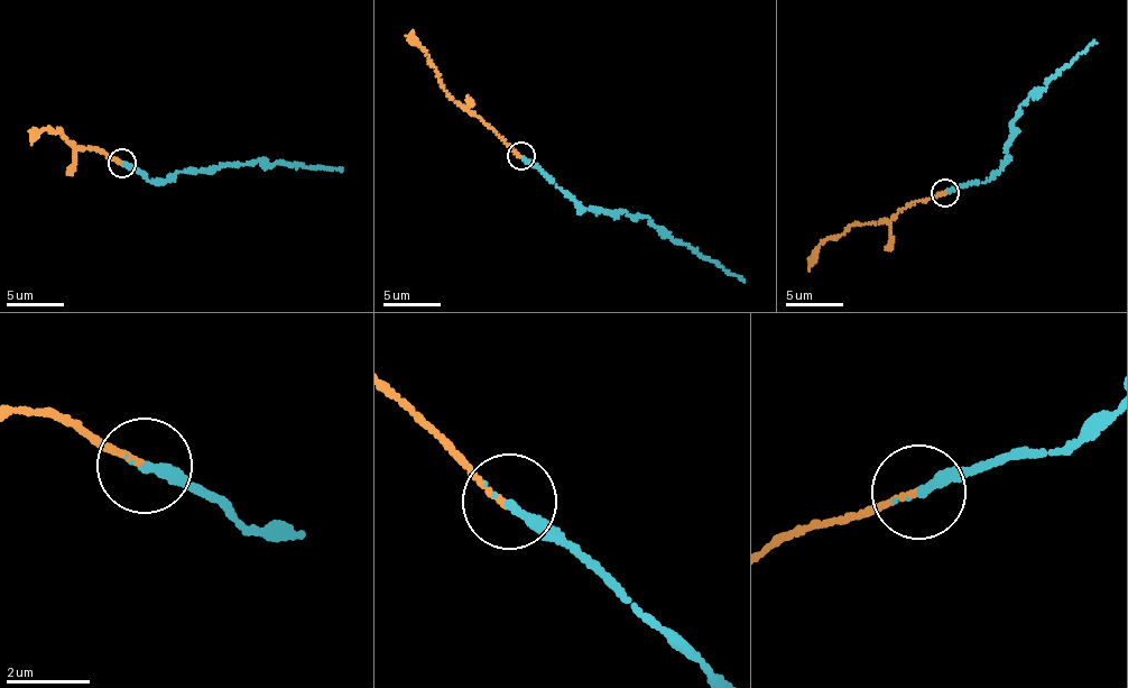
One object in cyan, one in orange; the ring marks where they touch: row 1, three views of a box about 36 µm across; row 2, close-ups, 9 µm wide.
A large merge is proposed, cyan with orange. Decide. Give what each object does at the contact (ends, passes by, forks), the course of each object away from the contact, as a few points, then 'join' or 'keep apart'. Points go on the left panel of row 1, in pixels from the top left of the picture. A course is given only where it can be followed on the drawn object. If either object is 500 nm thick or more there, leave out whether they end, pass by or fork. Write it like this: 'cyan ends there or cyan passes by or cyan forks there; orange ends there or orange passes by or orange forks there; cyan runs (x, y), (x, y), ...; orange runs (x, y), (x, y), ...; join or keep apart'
cyan ends there; orange ends there; cyan runs (120, 164), (135, 168), (149, 181), (165, 180), (178, 171), (274, 163), (341, 172); orange runs (120, 164), (99, 149), (73, 148), (62, 129), (43, 130), (31, 145); join

